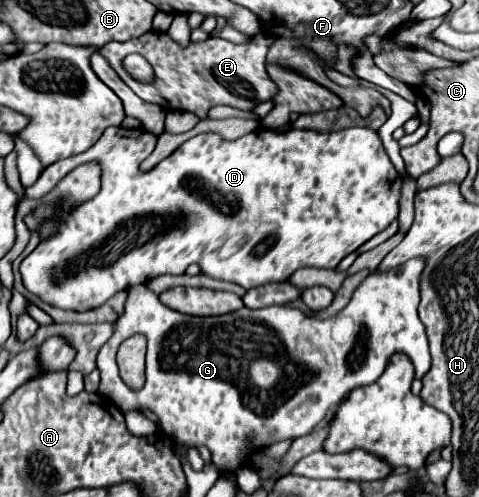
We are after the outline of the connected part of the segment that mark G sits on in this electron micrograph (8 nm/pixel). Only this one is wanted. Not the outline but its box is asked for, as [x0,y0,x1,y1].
[96,257,430,471]

